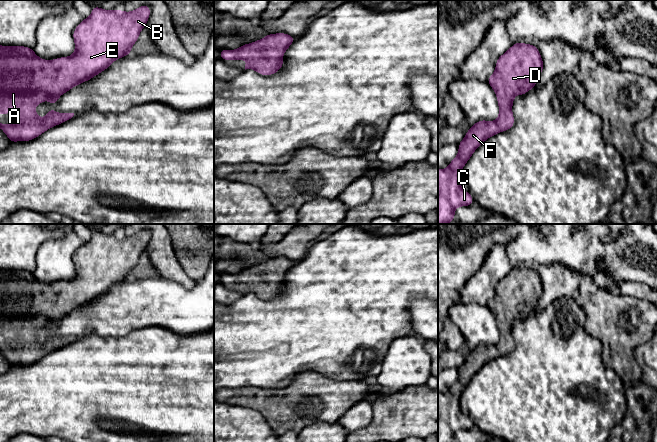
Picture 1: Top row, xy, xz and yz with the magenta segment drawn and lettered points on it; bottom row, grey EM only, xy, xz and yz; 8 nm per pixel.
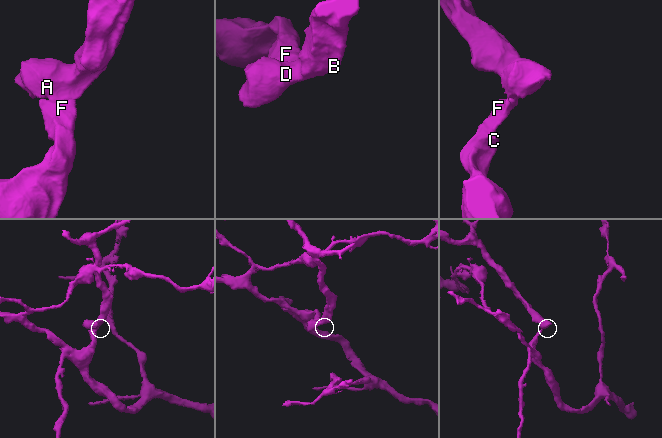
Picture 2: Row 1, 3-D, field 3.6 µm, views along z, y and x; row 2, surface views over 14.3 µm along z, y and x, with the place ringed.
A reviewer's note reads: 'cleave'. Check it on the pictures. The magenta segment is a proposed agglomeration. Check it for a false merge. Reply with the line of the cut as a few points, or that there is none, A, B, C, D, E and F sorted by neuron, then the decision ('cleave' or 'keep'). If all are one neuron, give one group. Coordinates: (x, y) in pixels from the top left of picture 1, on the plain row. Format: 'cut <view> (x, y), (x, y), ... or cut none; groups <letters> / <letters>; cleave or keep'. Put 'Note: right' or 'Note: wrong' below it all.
cut none; groups A B C D E F; keep
Note: wrong

